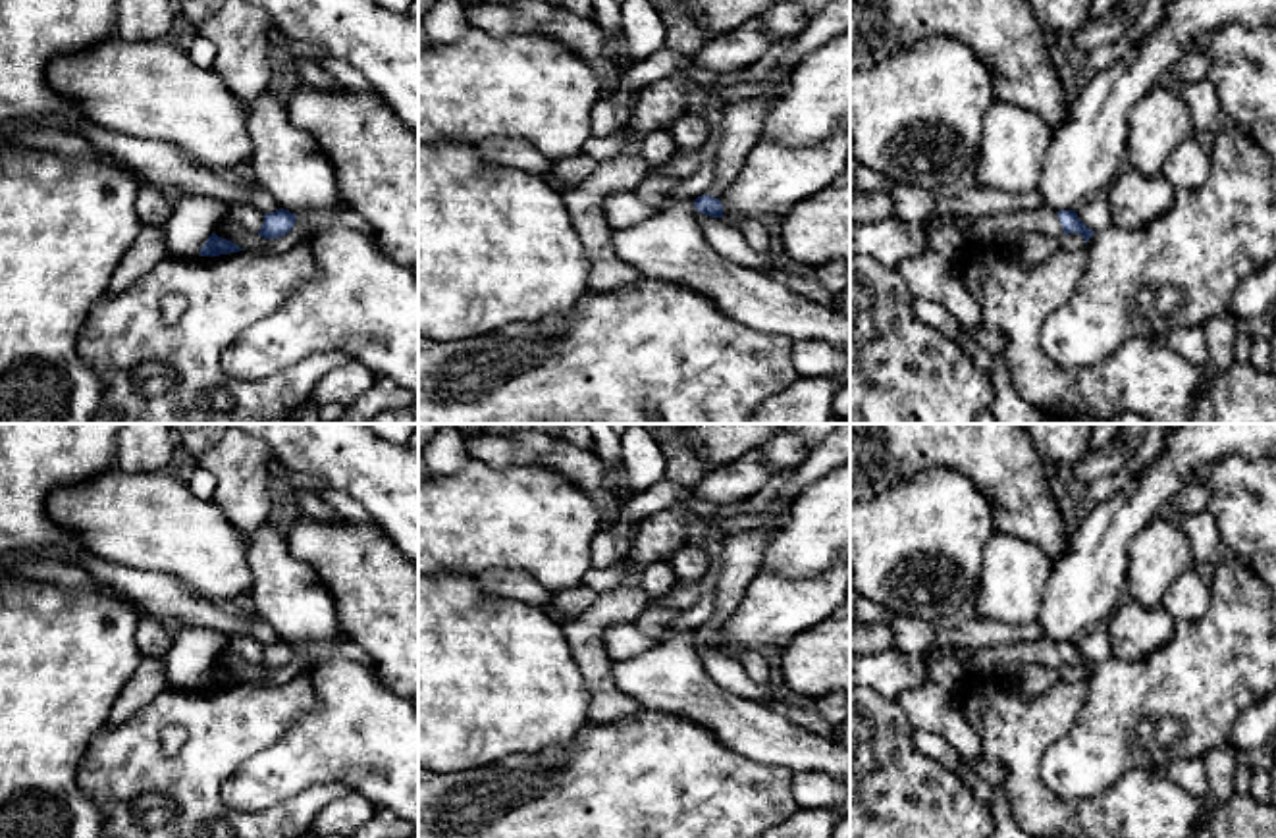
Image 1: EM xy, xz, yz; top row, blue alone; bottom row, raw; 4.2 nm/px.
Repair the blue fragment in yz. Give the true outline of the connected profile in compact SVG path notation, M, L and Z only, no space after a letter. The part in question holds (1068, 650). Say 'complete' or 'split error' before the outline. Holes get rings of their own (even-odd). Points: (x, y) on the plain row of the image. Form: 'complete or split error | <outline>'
split error | M1043 640L1039 645L1033 643L1002 643L991 647L970 649L968 672L1012 676L1023 665L1041 661L1054 668L1079 665L1087 672L1095 665L1076 645L1076 642L1050 642Z

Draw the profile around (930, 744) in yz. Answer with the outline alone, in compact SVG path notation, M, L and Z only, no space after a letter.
M914 728L914 744L923 755L939 761L948 769L952 769L952 765L958 759L956 749L943 736L935 732Z

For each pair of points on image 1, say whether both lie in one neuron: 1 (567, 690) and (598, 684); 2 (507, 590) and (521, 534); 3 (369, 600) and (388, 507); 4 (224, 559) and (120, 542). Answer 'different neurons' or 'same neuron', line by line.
1: different neurons
2: different neurons
3: different neurons
4: same neuron

